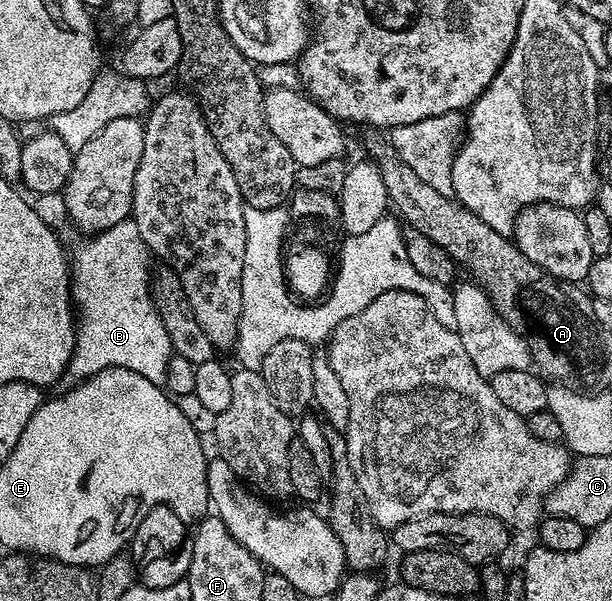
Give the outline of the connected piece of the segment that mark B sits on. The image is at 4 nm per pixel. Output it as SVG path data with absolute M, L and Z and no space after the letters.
M129 218L118 222L118 226L110 226L110 230L89 235L87 240L88 244L82 245L80 253L77 256L73 255L70 260L72 302L78 313L76 345L68 369L60 375L60 379L54 385L55 391L68 392L107 368L134 370L134 374L142 374L142 378L150 378L150 382L163 385L167 378L168 363L174 353L170 334L166 334L166 326L162 326L156 313L154 276L150 268L148 272L150 253L138 234L135 220Z

